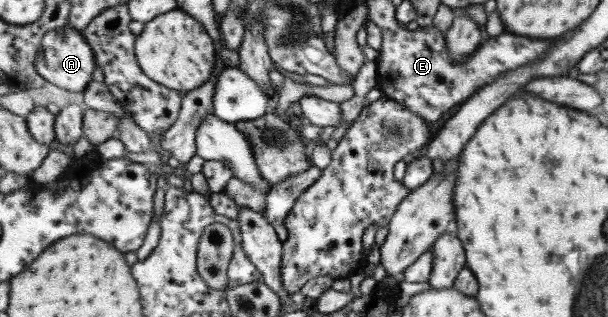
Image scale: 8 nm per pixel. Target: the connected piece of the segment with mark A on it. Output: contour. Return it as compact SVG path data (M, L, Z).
M66 24L65 27L50 31L45 36L44 44L40 52L40 57L36 62L37 72L41 77L61 88L73 92L84 92L93 82L93 72L97 64L97 56L94 48L88 42L88 38L79 29Z

